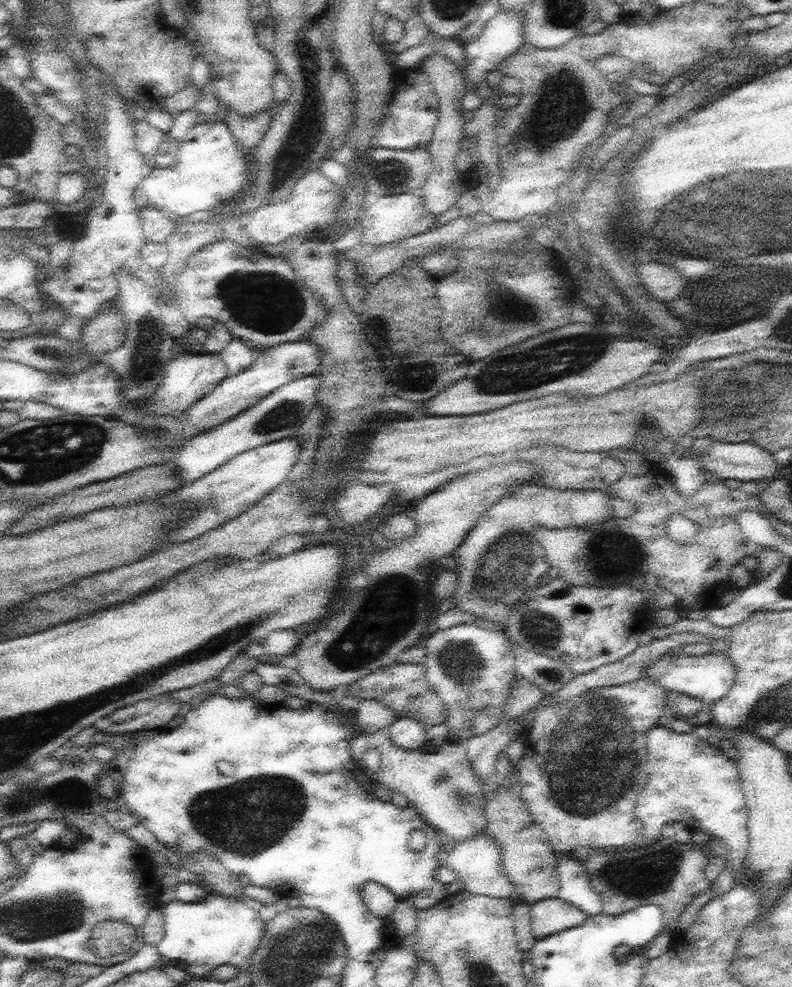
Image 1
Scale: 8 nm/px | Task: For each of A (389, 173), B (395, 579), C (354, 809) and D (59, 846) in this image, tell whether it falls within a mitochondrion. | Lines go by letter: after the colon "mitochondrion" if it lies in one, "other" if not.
A: mitochondrion
B: mitochondrion
C: other
D: other

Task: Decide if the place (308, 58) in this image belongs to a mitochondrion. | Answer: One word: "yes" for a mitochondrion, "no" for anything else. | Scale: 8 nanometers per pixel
yes

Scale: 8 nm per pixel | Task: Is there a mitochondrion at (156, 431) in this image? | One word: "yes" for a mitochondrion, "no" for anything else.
no

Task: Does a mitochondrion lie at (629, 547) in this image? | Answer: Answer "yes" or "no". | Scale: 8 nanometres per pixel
yes

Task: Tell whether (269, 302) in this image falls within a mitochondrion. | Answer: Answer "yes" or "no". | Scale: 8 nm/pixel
yes

